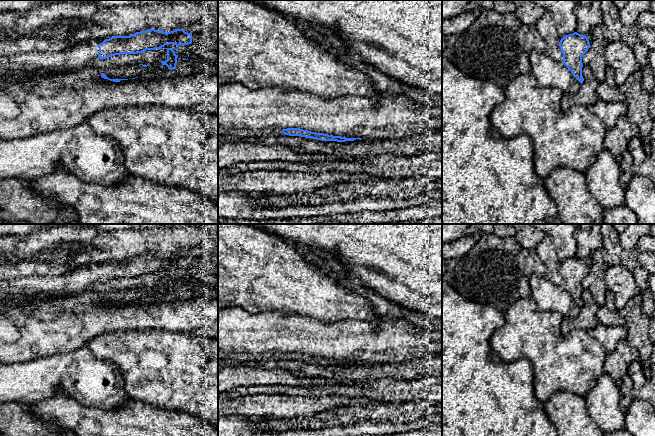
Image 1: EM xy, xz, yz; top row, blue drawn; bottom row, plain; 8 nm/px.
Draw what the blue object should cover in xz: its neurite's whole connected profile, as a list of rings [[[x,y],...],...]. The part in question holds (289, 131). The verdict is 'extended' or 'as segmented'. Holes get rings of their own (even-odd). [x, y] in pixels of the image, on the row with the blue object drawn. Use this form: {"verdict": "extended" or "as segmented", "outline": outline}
{"verdict": "extended", "outline": [[[218,125],[218,138],[226,138],[229,142],[237,142],[246,137],[268,137],[268,136],[301,136],[305,138],[312,138],[321,141],[337,141],[337,142],[345,142],[345,141],[354,141],[356,139],[361,138],[346,138],[341,136],[333,136],[324,133],[316,133],[307,130],[303,130],[300,128],[265,128],[259,130],[251,130],[251,129],[232,129],[226,128]]]}

